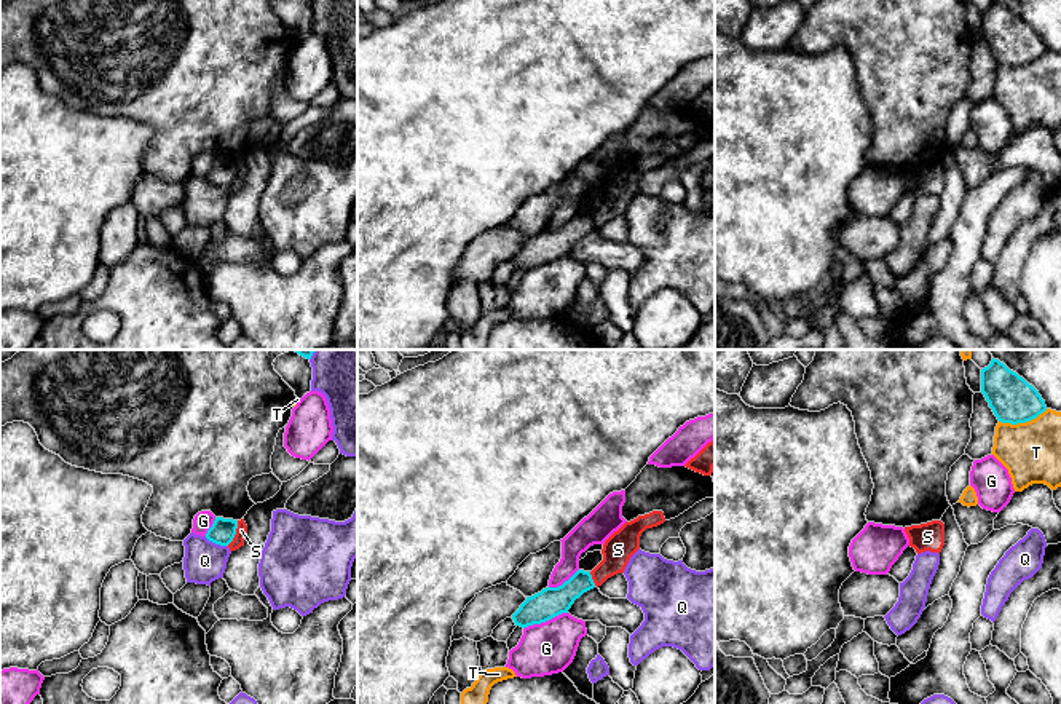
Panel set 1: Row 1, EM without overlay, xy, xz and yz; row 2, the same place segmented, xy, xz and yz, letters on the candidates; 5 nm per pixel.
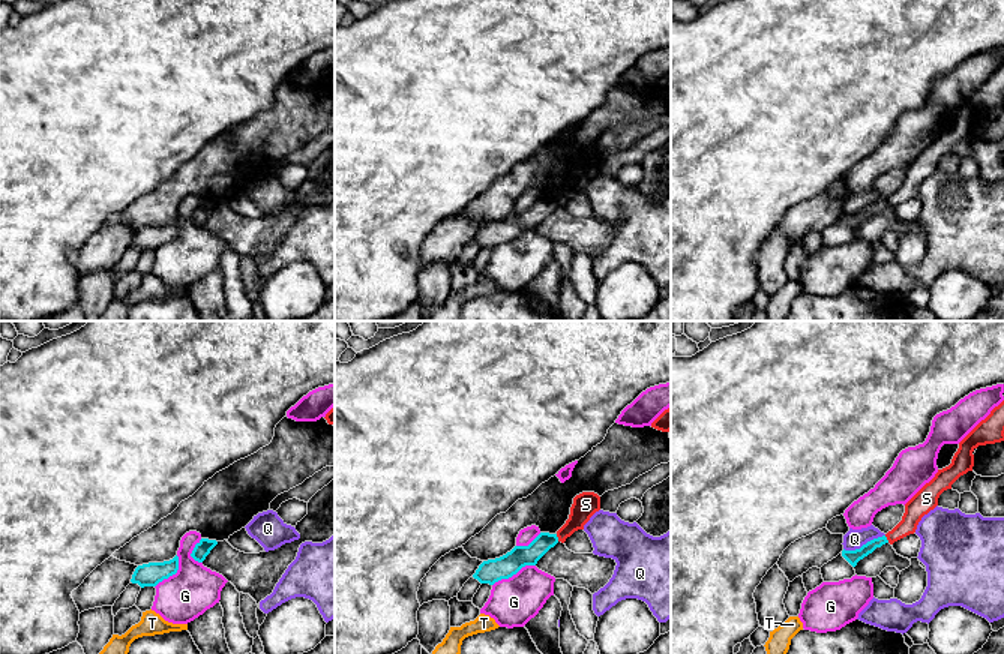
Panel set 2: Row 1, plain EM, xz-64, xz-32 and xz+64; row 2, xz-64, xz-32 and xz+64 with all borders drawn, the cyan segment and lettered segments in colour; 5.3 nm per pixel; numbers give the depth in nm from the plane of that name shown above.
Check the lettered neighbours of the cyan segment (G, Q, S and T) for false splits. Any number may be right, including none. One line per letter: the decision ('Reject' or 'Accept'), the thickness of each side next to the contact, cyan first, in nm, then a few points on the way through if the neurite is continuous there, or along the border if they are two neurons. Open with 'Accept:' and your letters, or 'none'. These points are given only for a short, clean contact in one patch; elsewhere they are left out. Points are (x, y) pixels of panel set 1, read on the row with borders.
Accept: none
G: Reject. Thickness 150 nm (cyan) against 260 nm. Boundary: xz (567, 612), (528, 624), (524, 629)
Q: Reject. Thickness 130 nm (cyan) against 200 nm
S: Reject. Thickness 130 nm (cyan) against 60 nm. Boundary: xy (238, 521), (235, 537), (227, 545)
T: Reject. Thickness 220 nm (cyan) against 300 nm

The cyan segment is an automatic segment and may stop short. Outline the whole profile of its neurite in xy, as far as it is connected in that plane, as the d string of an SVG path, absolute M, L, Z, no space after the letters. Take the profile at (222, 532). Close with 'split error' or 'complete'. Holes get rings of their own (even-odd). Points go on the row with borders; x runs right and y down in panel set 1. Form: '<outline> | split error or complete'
M215 517L212 527L207 530L206 538L215 544L228 546L238 528L238 520Z | complete

